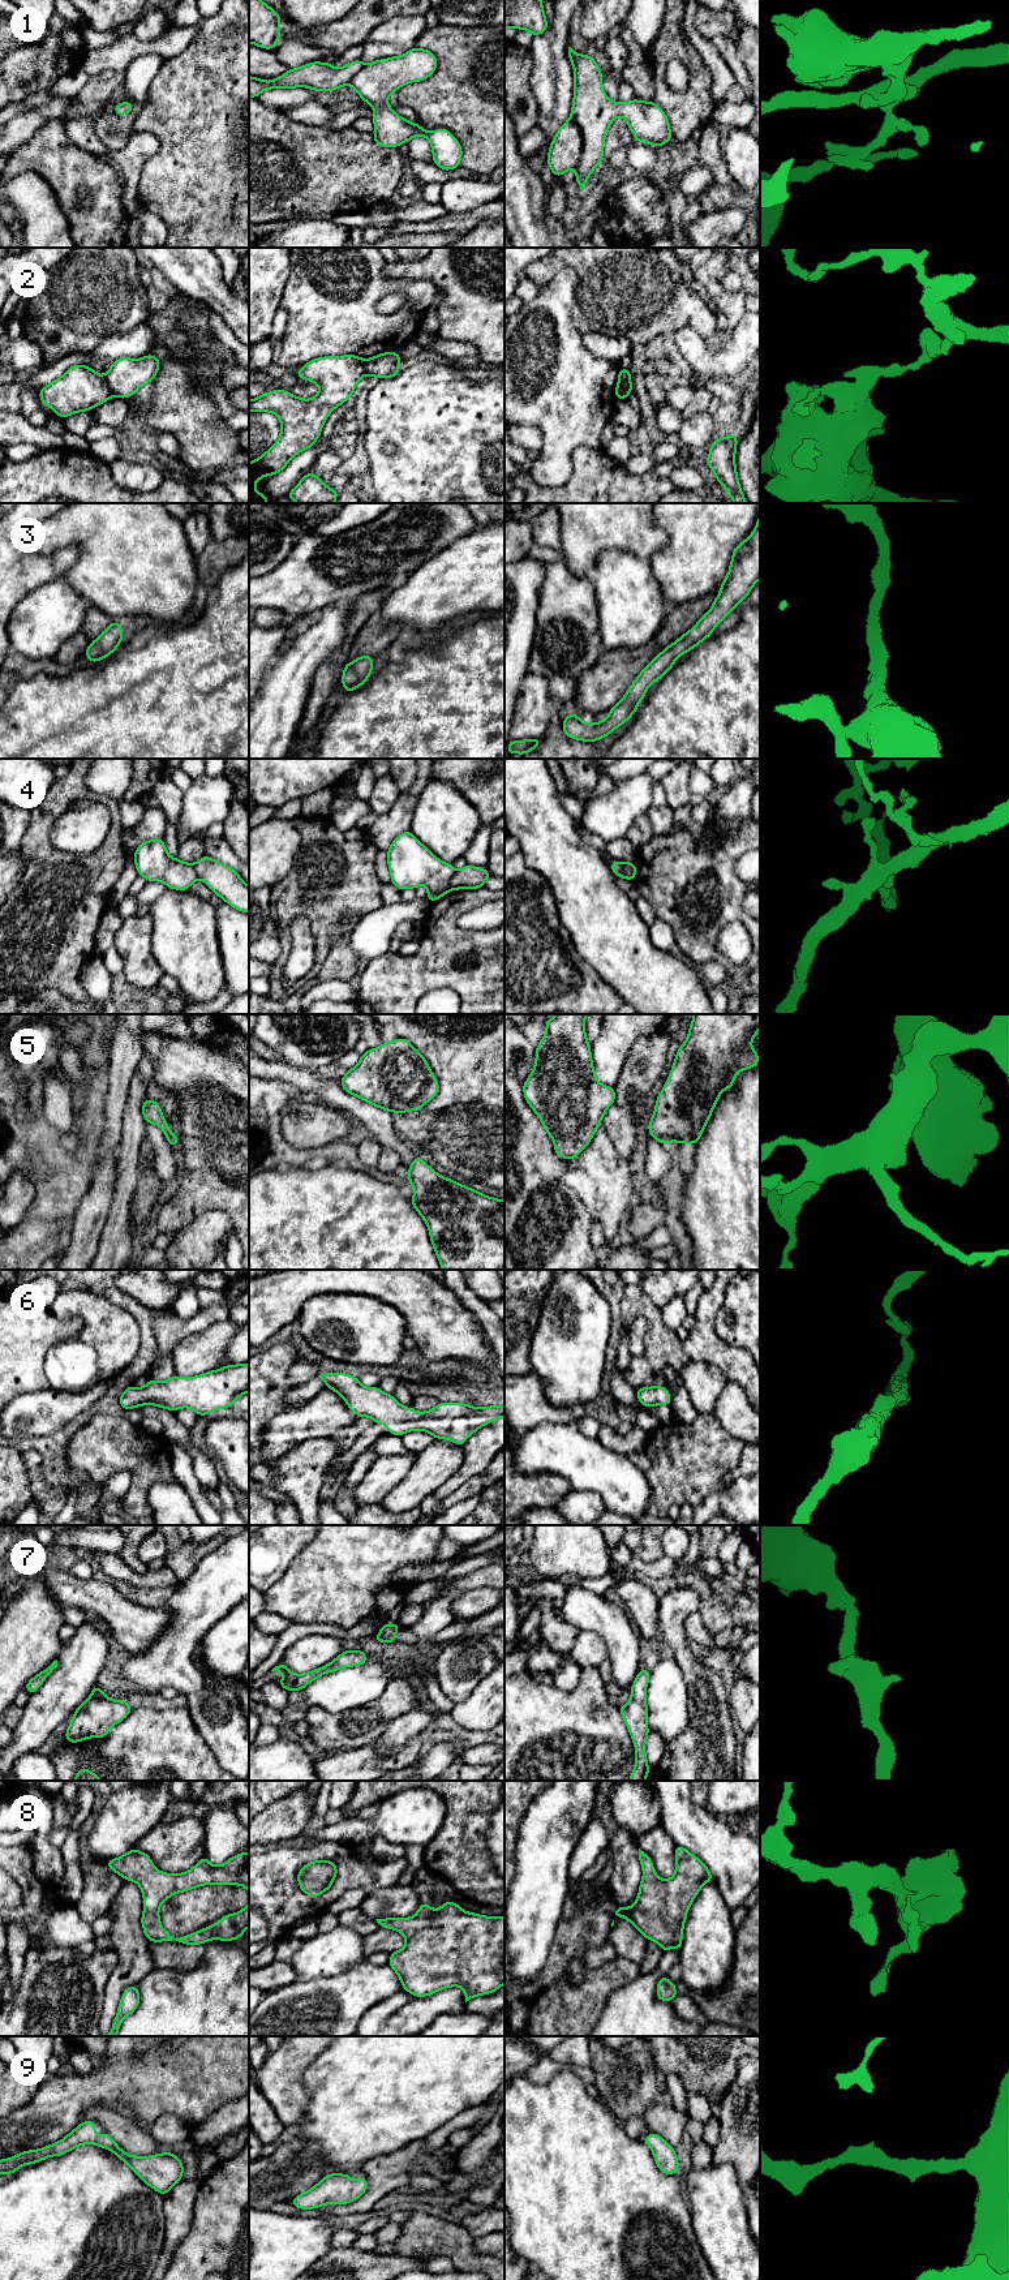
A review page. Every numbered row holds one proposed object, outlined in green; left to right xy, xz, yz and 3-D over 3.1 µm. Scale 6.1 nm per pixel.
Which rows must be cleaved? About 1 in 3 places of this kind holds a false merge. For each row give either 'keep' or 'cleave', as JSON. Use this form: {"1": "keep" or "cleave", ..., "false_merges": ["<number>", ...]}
{"1": "keep", "2": "cleave", "3": "keep", "4": "cleave", "5": "keep", "6": "keep", "7": "keep", "8": "keep", "9": "keep", "false_merges": ["2", "4"]}

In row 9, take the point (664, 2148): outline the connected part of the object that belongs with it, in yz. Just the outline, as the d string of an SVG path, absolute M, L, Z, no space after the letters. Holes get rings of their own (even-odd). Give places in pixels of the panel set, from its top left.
M649 2133L644 2138L644 2142L652 2150L654 2161L660 2170L665 2174L677 2174L679 2163L674 2147L671 2147L664 2138L653 2133Z

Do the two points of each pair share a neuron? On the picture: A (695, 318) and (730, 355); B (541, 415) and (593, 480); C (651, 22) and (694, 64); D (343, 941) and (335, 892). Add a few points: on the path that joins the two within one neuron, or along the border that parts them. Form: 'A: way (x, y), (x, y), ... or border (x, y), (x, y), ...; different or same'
A: border (675, 331), (683, 327), (692, 327), (704, 339); different
B: border (601, 447), (578, 447), (565, 484); different
C: border (665, 13), (662, 28), (652, 44), (649, 59); different
D: border (361, 914), (344, 915), (342, 932), (326, 956); different

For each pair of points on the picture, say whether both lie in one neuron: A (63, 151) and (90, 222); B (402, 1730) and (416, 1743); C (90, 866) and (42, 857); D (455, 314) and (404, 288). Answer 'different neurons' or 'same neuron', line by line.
A: same neuron
B: different neurons
C: same neuron
D: different neurons

